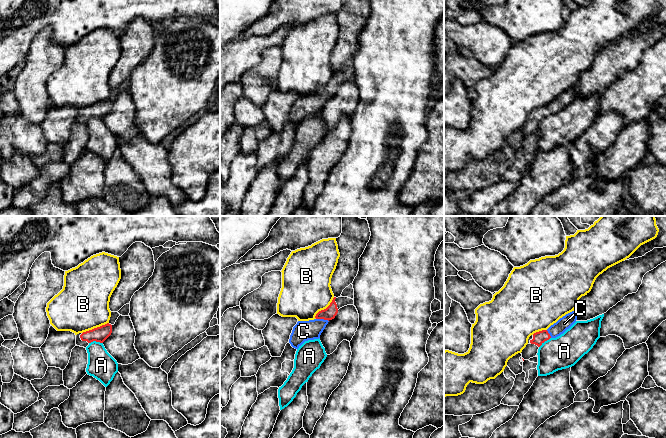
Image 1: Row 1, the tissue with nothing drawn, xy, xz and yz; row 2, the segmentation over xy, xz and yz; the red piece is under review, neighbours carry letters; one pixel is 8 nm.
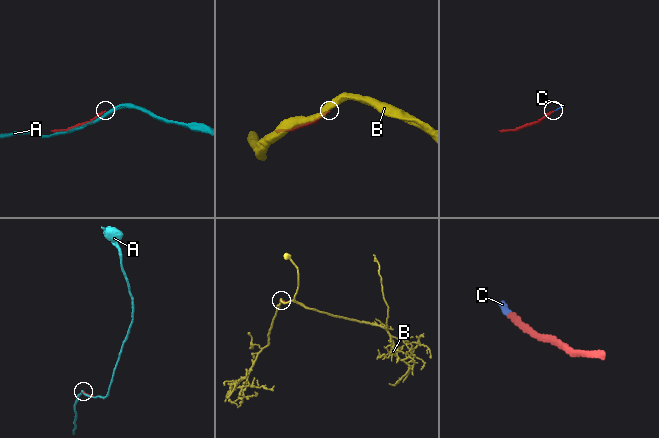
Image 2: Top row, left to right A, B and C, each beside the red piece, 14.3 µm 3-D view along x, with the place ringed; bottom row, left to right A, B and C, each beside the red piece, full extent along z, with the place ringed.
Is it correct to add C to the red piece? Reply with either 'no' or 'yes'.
yes

